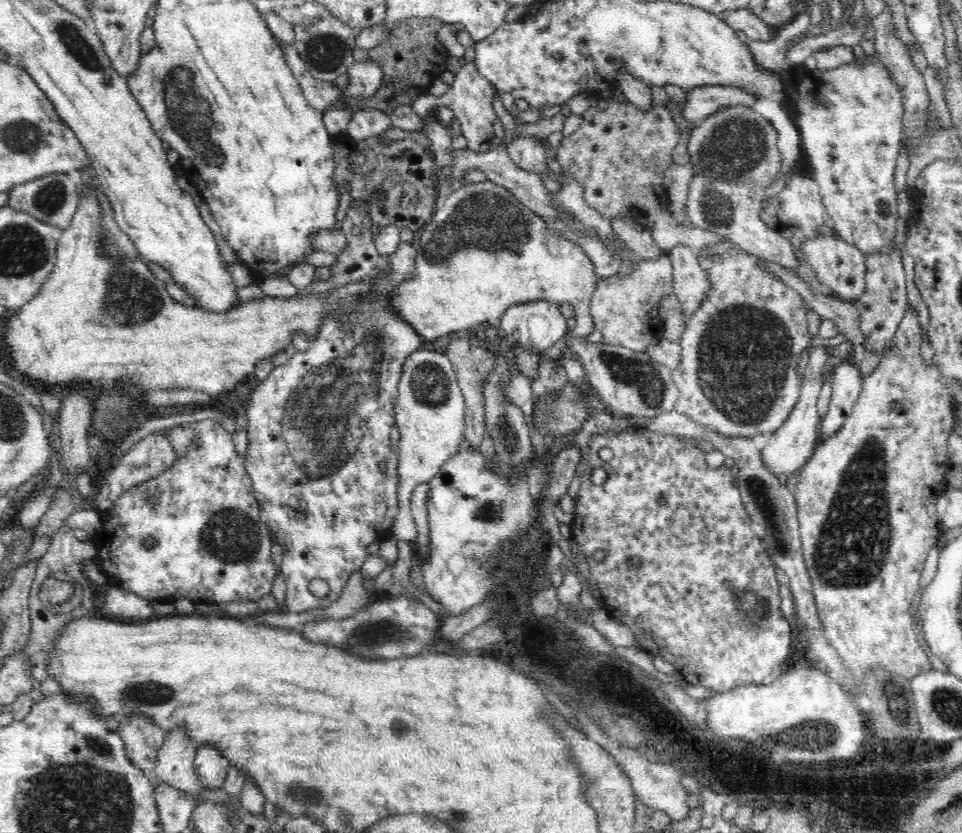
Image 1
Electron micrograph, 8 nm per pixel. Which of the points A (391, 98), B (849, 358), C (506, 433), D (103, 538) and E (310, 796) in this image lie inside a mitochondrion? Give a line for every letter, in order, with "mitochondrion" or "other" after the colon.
A: other
B: other
C: mitochondrion
D: other
E: mitochondrion

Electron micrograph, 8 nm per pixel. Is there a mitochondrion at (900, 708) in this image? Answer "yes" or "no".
yes

